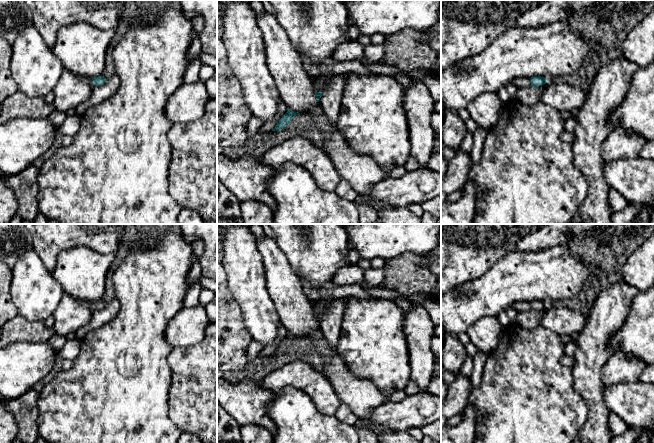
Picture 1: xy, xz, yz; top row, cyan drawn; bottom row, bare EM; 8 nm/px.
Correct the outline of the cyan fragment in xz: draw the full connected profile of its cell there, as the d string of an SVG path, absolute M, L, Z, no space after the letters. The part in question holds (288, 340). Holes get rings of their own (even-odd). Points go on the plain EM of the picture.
M287 333L287 336L282 340L282 342L279 344L279 346L276 348L275 352L273 355L279 355L284 353L291 345L292 343L296 340L299 339L300 337L292 335L290 333Z

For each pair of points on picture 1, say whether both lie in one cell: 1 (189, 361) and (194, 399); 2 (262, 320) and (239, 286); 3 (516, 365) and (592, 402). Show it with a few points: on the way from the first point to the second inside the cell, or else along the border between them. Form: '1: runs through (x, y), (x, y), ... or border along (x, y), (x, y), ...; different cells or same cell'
1: runs through (194, 370), (194, 390); same cell
2: runs through (258, 312), (254, 301), (247, 294); same cell
3: border along (573, 375), (573, 388), (587, 407), (586, 420); different cells

